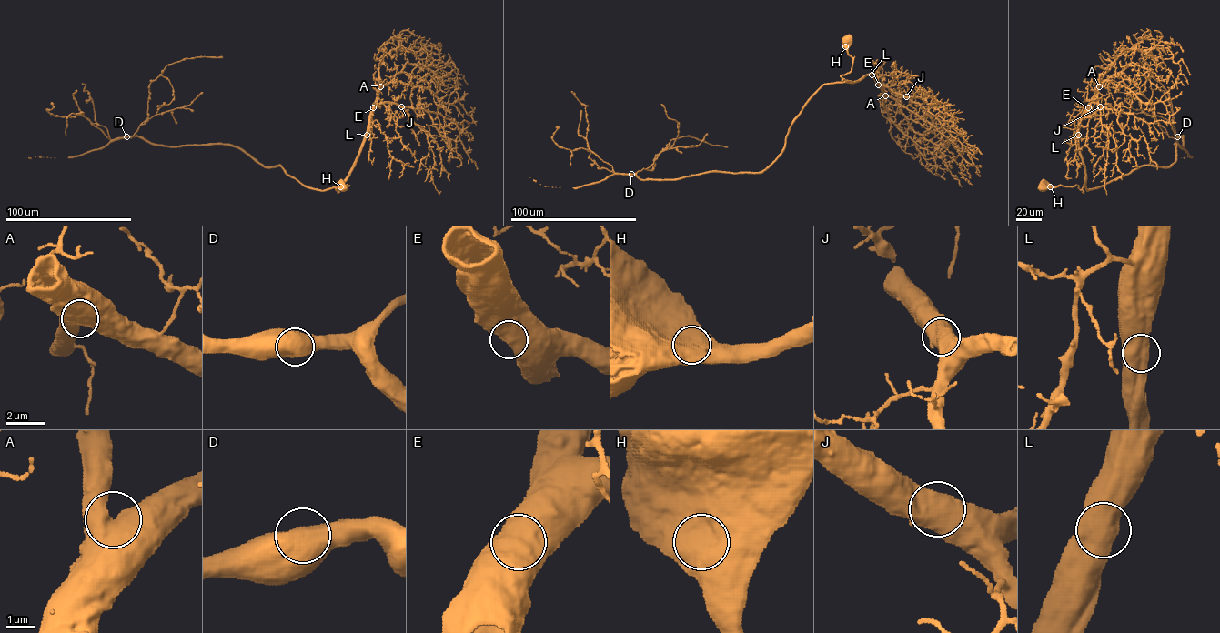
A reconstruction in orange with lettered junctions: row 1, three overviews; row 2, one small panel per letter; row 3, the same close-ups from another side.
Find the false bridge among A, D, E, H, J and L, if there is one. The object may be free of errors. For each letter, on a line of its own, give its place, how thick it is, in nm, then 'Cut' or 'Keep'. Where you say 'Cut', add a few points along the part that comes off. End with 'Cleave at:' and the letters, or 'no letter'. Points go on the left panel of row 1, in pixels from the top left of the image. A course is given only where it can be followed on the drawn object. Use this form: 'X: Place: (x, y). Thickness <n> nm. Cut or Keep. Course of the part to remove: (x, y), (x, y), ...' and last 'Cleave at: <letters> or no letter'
A: Place: (380, 86). Thickness 900 nm. Keep
D: Place: (126, 136). Thickness 850 nm. Keep
E: Place: (373, 107). Thickness 1000 nm. Keep
H: Place: (340, 186). Thickness 1050 nm. Keep
J: Place: (401, 106). Thickness 900 nm. Keep
L: Place: (367, 135). Thickness 1000 nm. Keep
Cleave at: no letter

